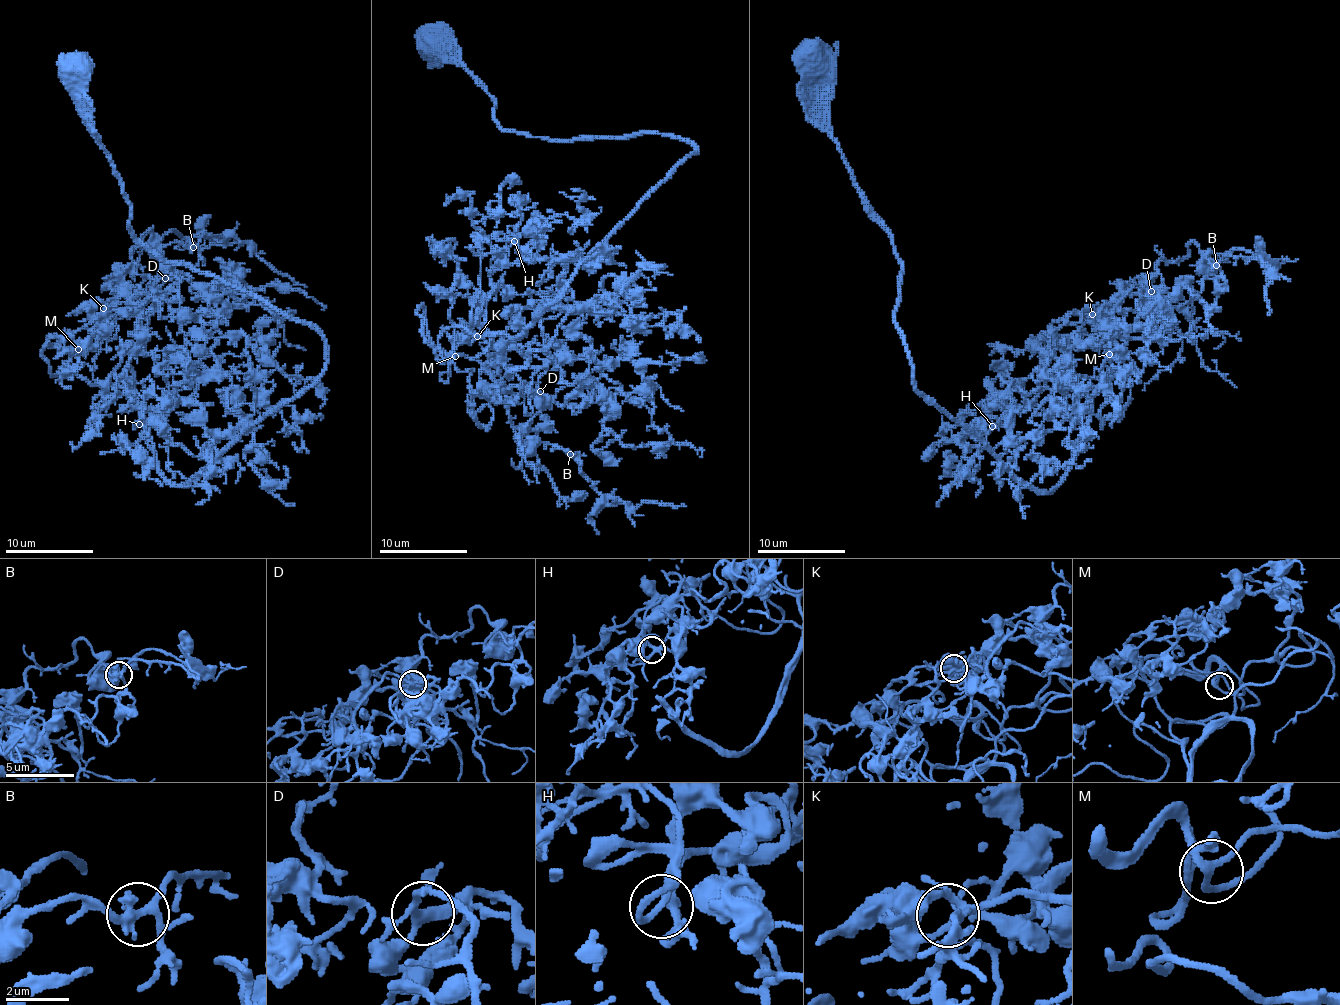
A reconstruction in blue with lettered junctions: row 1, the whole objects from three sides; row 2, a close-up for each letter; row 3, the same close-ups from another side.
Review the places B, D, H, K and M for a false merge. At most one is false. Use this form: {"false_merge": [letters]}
{"false_merge": []}

